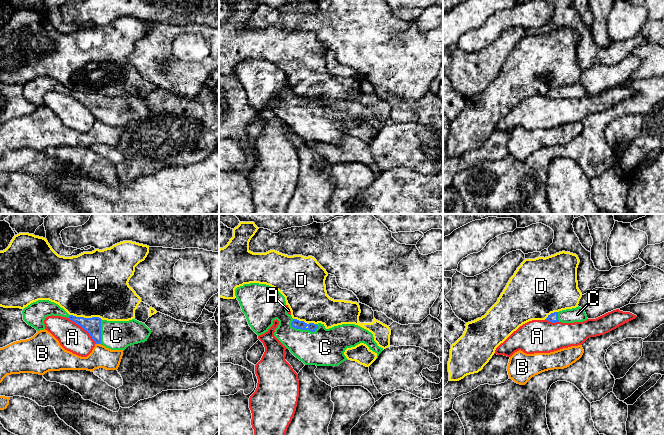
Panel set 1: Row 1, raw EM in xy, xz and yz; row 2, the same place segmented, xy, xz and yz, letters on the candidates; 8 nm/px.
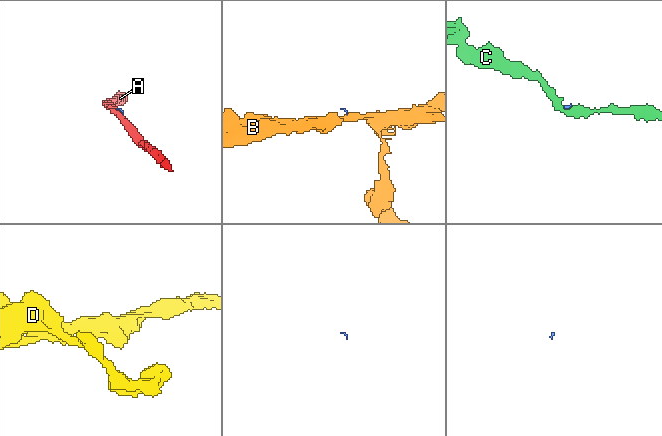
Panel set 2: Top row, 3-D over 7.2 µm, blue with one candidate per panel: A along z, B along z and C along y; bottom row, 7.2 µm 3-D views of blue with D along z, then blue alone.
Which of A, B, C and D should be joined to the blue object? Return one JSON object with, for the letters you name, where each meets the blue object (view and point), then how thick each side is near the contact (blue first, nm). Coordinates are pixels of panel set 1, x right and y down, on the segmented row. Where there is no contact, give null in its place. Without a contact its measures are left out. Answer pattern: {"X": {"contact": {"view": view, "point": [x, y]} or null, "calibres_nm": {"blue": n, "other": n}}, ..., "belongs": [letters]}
{"C": {"contact": {"view": "xz", "point": [304, 329]}, "calibres_nm": {"blue": 70, "other": 300}}, "belongs": ["C"]}

